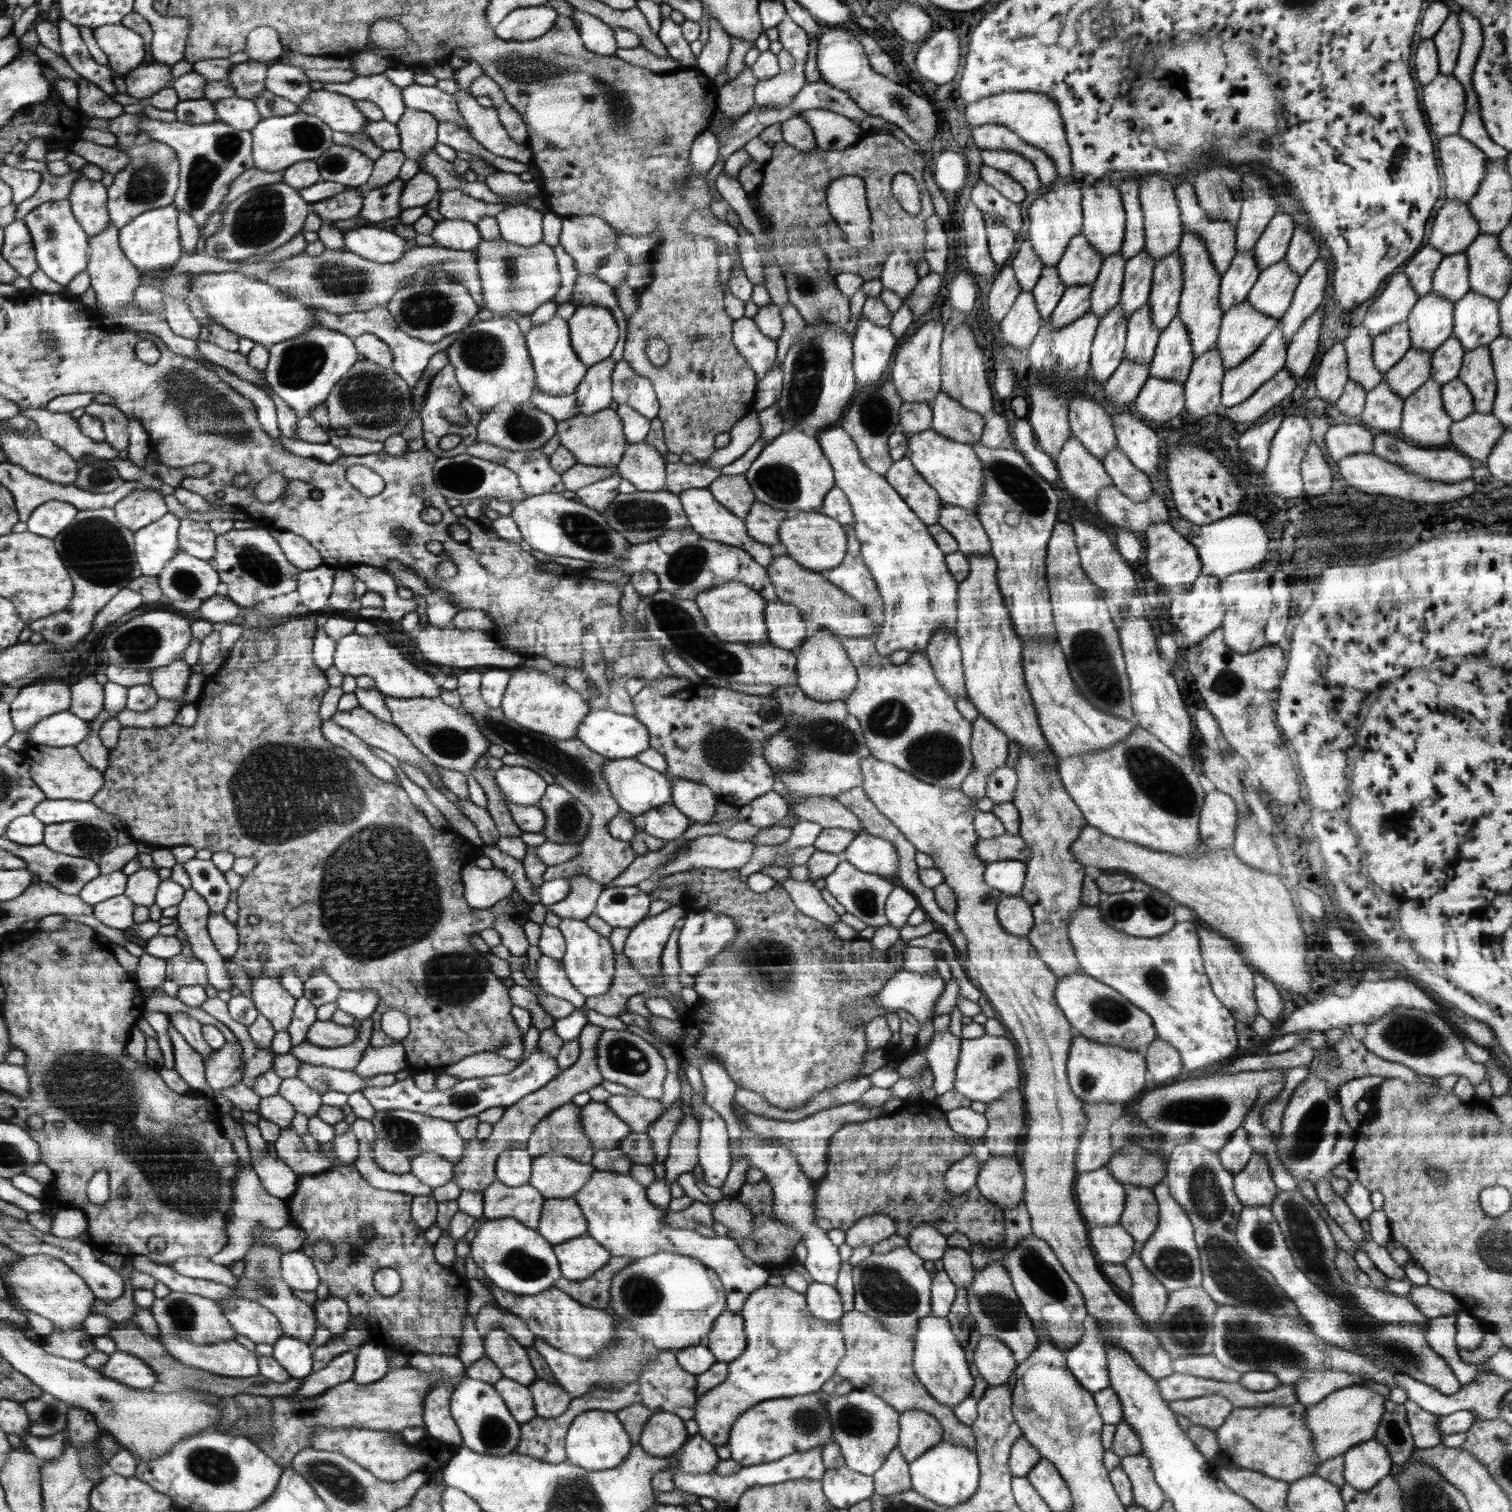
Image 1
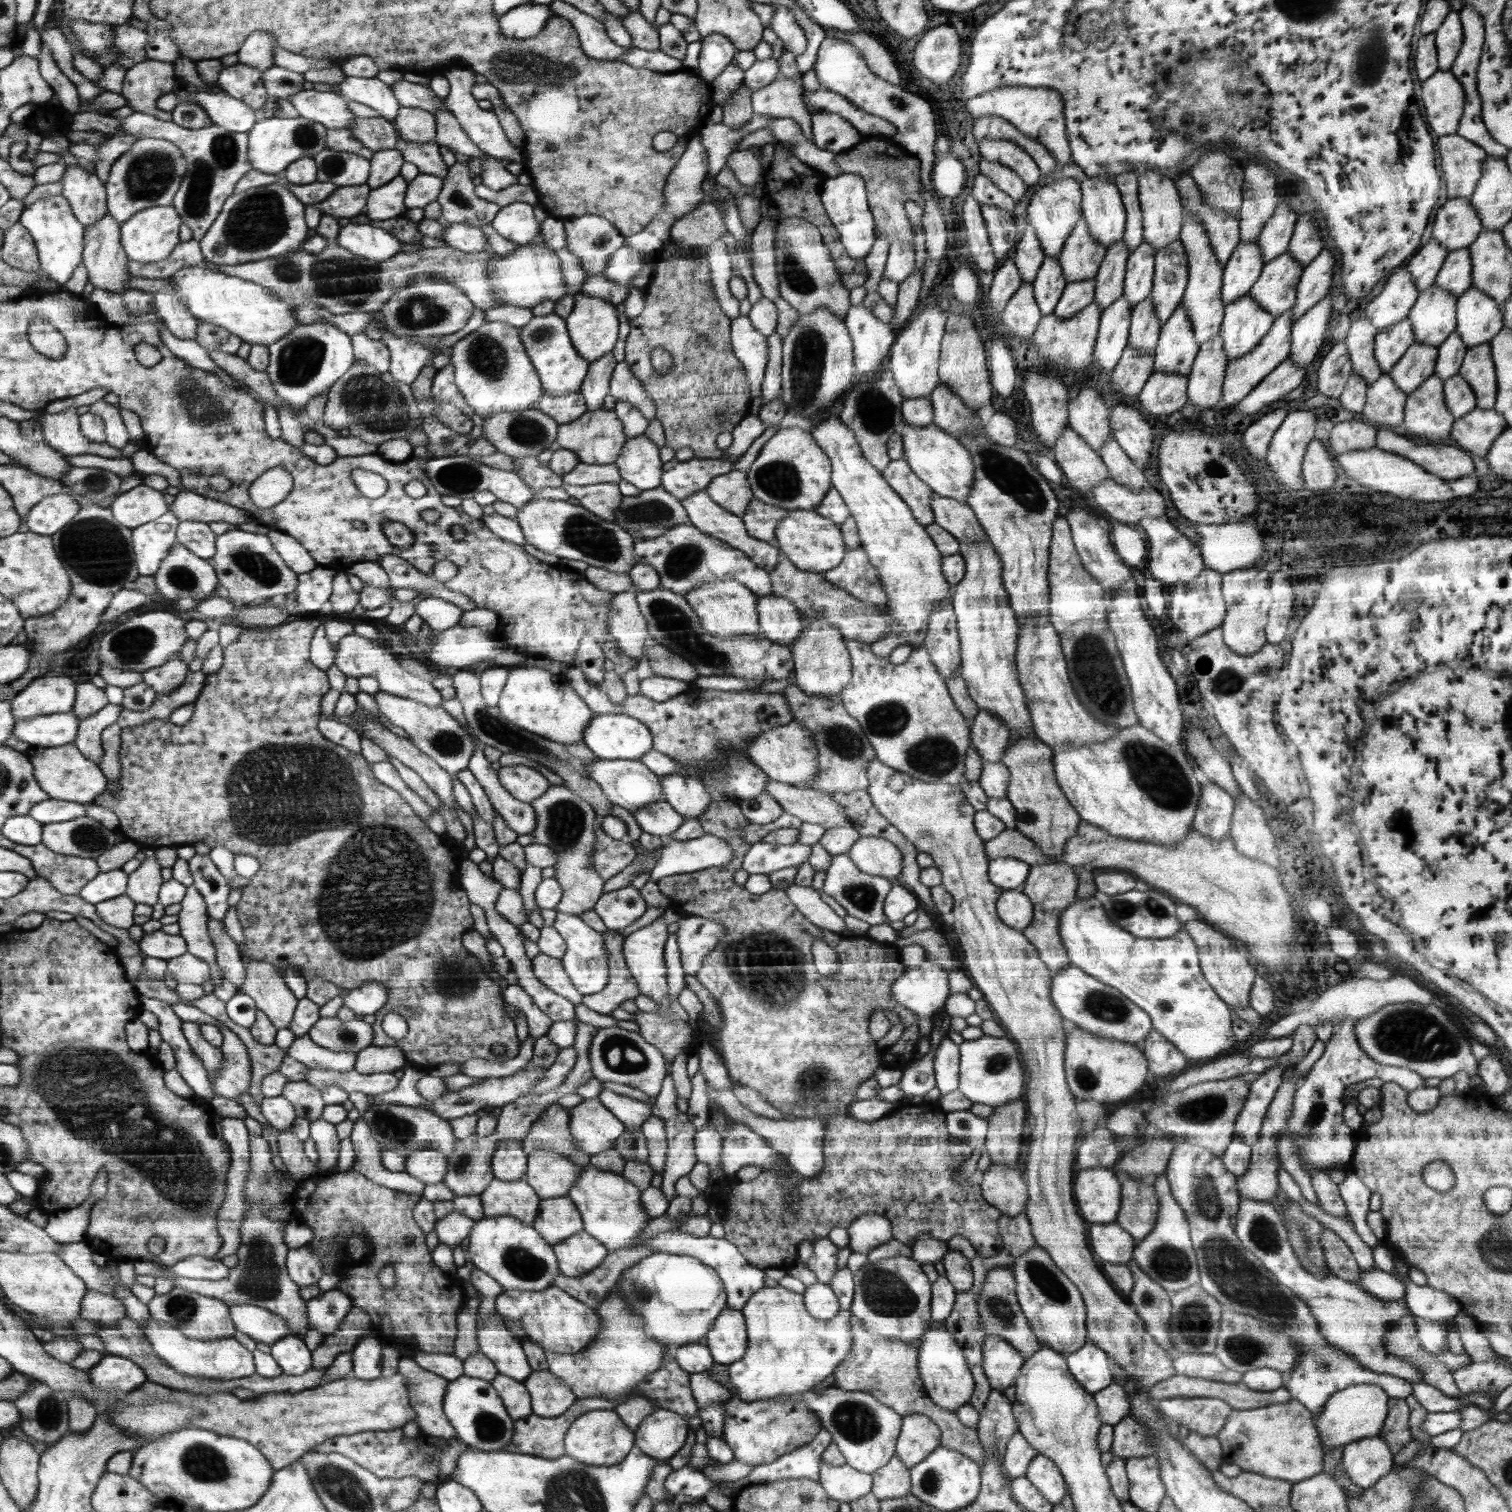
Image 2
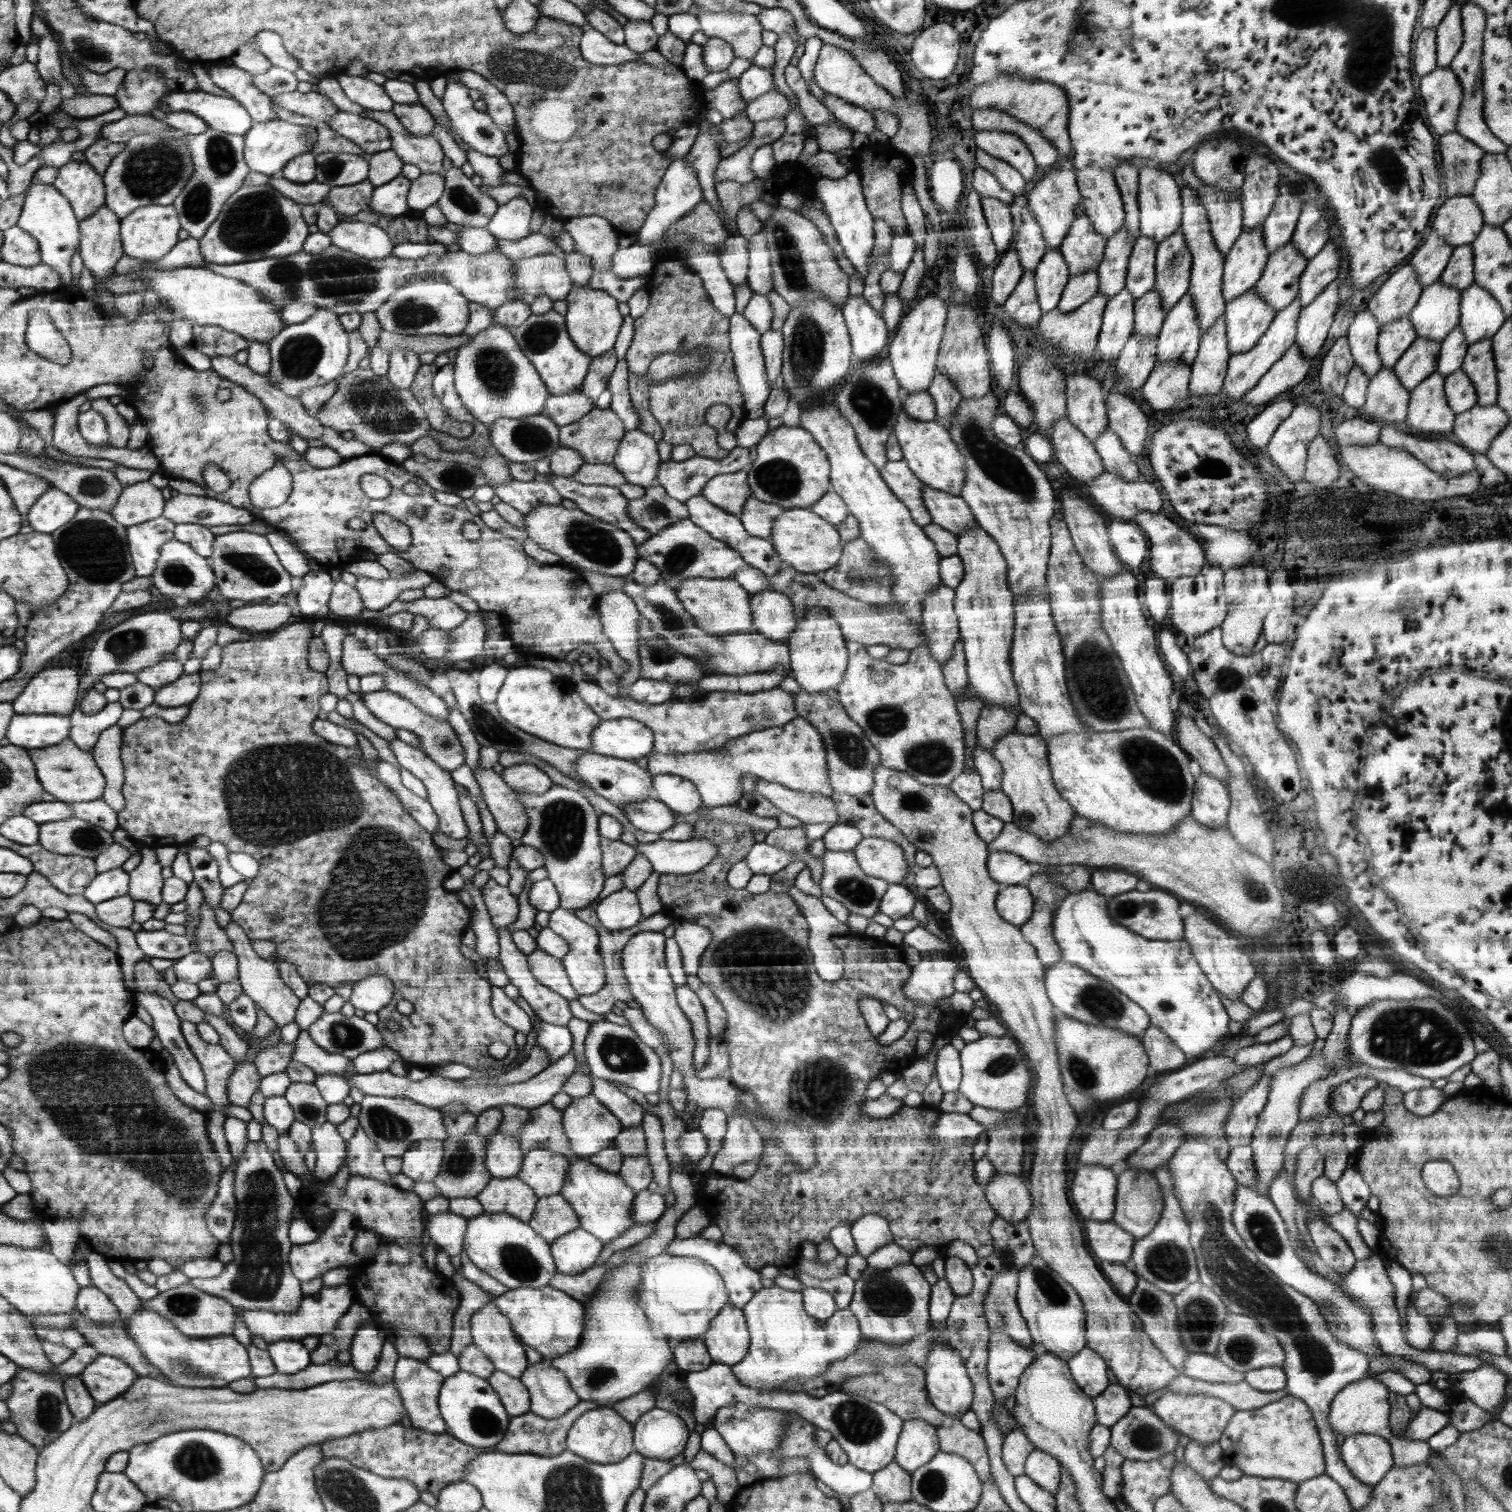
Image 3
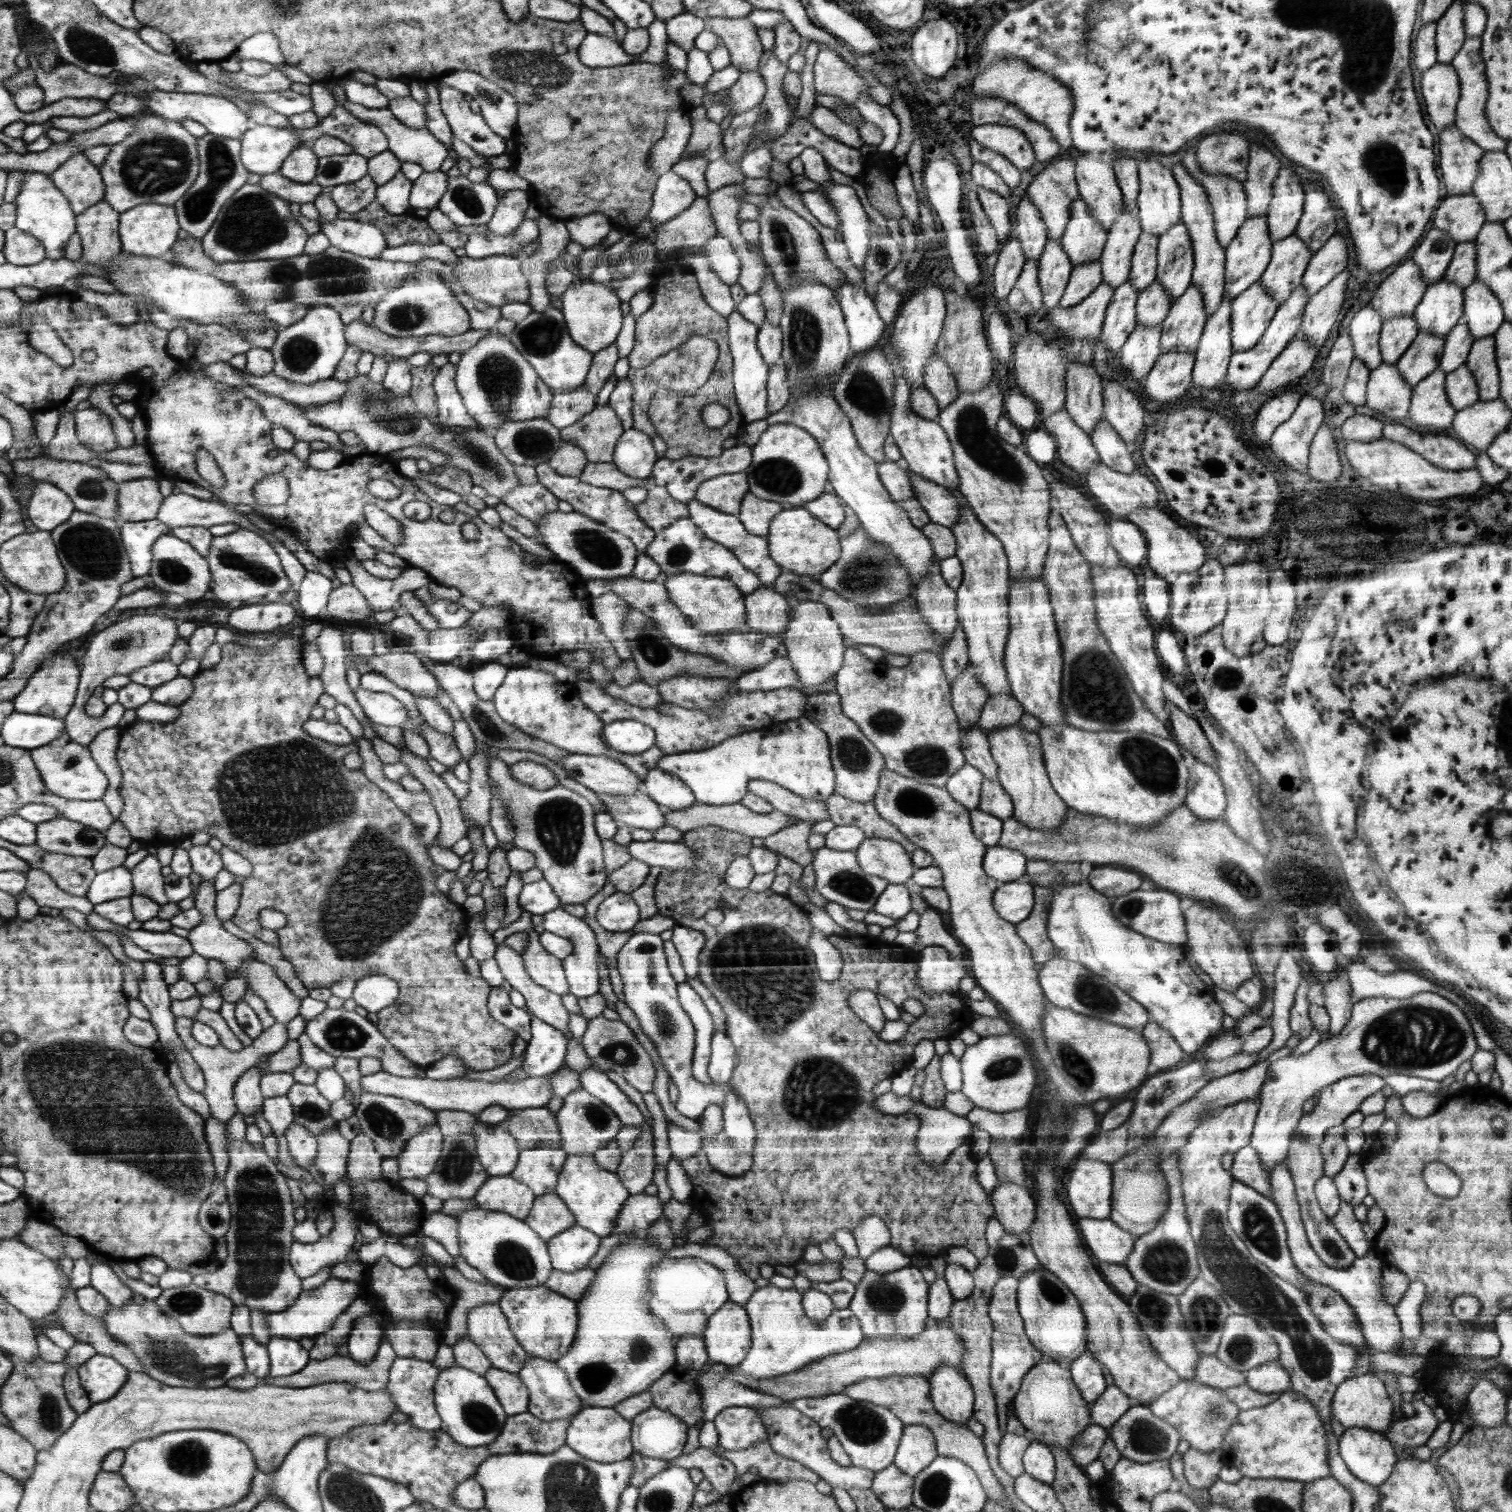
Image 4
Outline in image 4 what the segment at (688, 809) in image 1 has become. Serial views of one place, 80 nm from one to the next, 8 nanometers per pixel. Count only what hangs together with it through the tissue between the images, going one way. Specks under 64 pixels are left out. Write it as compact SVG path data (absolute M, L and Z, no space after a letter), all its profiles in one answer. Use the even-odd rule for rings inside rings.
M655 769L650 771L643 780L644 784L640 784L639 791L652 798L665 810L682 810L698 802L691 787L672 773Z

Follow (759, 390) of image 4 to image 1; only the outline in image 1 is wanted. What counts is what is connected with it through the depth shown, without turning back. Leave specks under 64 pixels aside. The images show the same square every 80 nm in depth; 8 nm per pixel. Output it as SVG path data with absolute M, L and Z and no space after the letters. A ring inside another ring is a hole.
M744 316L734 321L734 345L739 349L739 354L746 360L752 371L754 371L756 380L762 380L772 370L772 366L777 360L777 340L764 336L758 330L753 318Z

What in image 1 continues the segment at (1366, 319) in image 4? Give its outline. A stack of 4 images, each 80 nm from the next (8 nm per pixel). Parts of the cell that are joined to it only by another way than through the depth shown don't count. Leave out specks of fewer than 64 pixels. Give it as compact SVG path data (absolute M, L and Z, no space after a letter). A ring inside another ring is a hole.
M1362 324L1355 326L1343 340L1347 354L1348 378L1368 392L1383 380L1383 372L1373 362L1373 338Z

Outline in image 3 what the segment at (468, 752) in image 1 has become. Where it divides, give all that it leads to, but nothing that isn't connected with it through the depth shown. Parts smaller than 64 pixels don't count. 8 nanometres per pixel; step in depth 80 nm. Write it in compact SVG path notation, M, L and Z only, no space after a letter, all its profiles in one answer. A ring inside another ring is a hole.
M386 689L359 695L366 708L378 720L394 728L404 728L414 732L418 736L424 752L443 769L447 771L456 770L465 763L464 747L460 744L458 735L447 720L439 720L435 716L430 716L418 705L412 704L412 701Z

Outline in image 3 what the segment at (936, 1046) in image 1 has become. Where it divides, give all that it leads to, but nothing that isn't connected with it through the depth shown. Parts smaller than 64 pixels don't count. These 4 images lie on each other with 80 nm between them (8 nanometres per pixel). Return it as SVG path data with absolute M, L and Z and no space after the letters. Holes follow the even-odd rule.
M948 1044L938 1050L936 1058L935 1075L943 1092L958 1089L962 1078L960 1052Z

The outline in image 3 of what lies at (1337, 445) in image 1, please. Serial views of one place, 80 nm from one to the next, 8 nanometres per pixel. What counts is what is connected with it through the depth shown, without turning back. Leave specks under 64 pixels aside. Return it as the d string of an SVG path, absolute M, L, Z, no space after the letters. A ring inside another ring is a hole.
M1352 418L1342 422L1335 430L1336 440L1343 447L1346 445L1366 446L1379 442L1379 436L1382 424L1380 422L1372 422L1372 420L1364 420L1362 418Z

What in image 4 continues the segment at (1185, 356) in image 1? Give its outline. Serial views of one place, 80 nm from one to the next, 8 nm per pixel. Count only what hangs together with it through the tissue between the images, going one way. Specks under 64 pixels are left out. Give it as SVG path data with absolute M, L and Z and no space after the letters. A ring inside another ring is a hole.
M1190 285L1182 296L1179 296L1169 308L1168 316L1161 322L1162 336L1160 339L1161 354L1168 350L1178 350L1178 352L1190 352L1195 354L1197 346L1207 321L1207 312L1200 289L1196 285Z

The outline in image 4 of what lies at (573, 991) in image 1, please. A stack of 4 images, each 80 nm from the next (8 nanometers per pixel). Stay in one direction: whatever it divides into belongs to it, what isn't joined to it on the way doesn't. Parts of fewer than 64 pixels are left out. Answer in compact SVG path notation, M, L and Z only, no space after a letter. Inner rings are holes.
M536 932L527 933L527 943L521 955L524 969L532 981L556 994L570 993L564 961L543 947Z

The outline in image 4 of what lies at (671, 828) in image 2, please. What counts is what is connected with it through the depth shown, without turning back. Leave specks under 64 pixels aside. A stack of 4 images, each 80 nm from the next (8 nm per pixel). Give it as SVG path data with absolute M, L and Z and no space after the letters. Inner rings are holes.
M636 791L634 795L597 793L607 813L620 825L654 831L665 826L664 808L652 798Z

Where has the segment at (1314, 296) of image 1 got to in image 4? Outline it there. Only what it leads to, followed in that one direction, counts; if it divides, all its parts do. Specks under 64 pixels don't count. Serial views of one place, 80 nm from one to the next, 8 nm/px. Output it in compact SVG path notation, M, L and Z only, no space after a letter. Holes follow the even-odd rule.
M1334 234L1312 255L1301 280L1309 298L1346 268L1347 247L1344 237Z

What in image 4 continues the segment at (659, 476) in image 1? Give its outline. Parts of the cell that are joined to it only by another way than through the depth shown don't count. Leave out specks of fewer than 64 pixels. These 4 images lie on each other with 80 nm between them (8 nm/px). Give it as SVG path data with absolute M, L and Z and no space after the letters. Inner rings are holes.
M639 429L625 431L615 447L613 463L632 478L650 479L658 454L650 438Z

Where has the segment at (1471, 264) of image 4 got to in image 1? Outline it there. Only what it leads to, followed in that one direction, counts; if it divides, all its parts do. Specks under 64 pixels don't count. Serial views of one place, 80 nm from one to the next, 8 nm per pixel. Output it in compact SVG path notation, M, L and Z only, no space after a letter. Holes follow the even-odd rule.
M1465 251L1445 255L1432 279L1432 291L1455 303L1471 291Z

